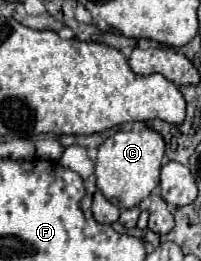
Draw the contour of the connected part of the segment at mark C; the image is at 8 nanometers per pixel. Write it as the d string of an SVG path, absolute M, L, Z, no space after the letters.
M154 128L144 130L118 130L108 136L98 148L96 158L96 184L106 200L112 200L120 208L138 206L160 184L160 168L164 158L164 138Z

